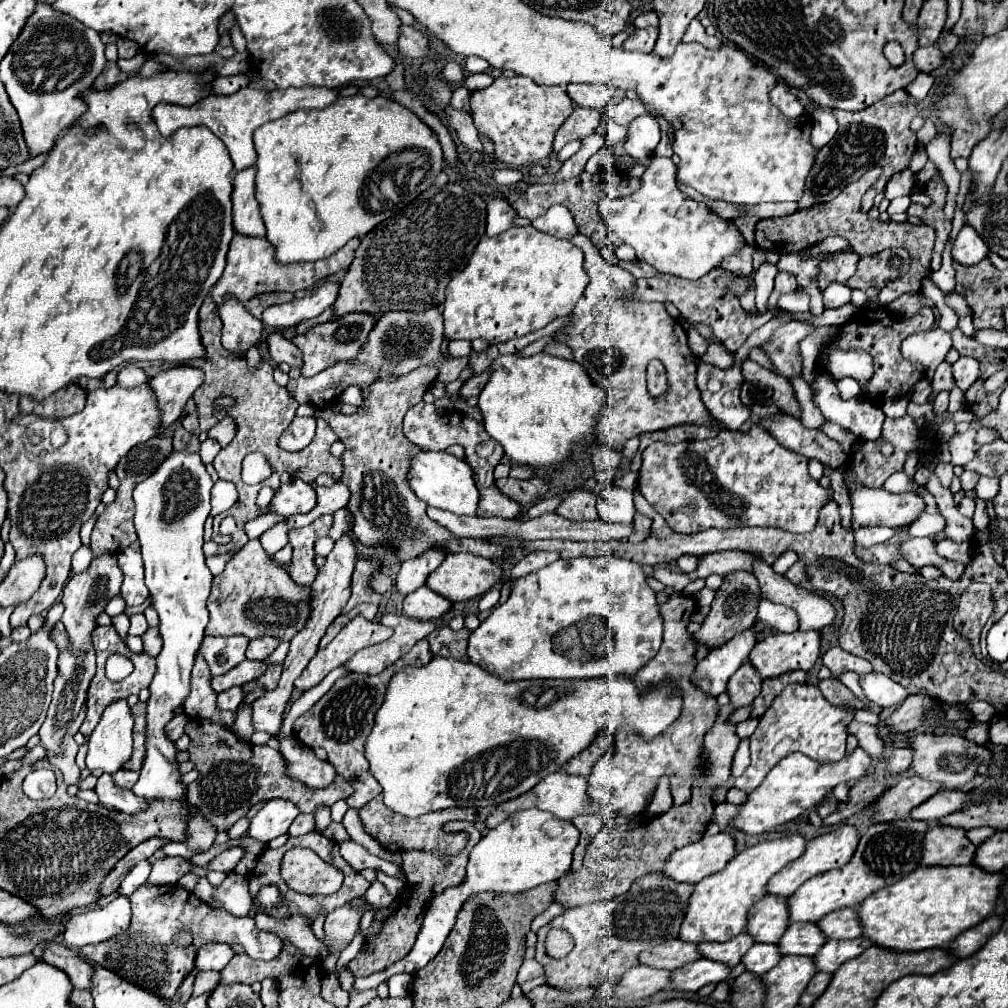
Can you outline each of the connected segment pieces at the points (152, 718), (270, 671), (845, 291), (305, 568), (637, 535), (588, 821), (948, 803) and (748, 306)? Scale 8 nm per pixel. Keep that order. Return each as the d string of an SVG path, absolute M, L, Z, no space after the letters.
M173 450L159 466L157 470L143 480L135 492L135 530L141 542L141 552L143 552L143 562L145 562L145 584L153 596L153 608L159 614L159 632L163 638L163 650L157 656L157 674L149 686L151 690L151 700L147 702L147 754L143 760L141 776L131 788L135 796L141 798L157 798L157 800L185 800L185 784L179 782L179 772L175 764L175 744L167 740L165 736L165 724L173 718L173 710L183 704L189 692L189 678L191 678L191 668L195 662L195 654L201 646L205 626L209 622L209 612L207 612L207 594L211 592L211 572L205 564L203 556L203 524L211 512L209 496L211 496L213 480L205 470L205 464L201 462L197 452L187 452L187 450Z
M271 664L265 672L263 672L263 676L259 678L259 680L255 680L253 684L247 684L247 686L243 686L243 690L245 690L245 694L247 692L251 692L253 688L257 688L257 686L265 686L265 690L271 690L271 688L275 688L275 684L277 684L277 680L279 680L279 674L281 674L281 666L277 666L277 664Z
M833 282L823 290L823 302L825 308L841 308L843 304L851 302L851 290L845 284Z
M321 516L315 522L311 522L305 528L294 529L289 532L289 544L293 546L293 558L291 558L291 568L289 576L303 586L309 586L315 576L317 568L313 564L313 544L317 538L327 536L327 530L333 524L333 516Z
M637 512L637 514L635 514L635 520L633 520L633 524L635 524L635 532L633 532L631 540L633 540L633 542L641 542L641 540L645 538L645 534L651 530L651 524L653 524L653 520L651 520L649 516L645 516L645 514Z
M591 814L591 816L577 816L571 820L571 824L579 830L579 838L581 838L581 850L585 852L591 836L595 836L595 832L599 832L599 828L603 828L601 816L599 814Z
M941 792L941 794L931 796L931 800L923 802L919 808L915 808L915 812L911 816L915 820L933 822L933 820L939 820L939 818L955 812L955 808L959 808L959 804L963 804L963 800L971 800L971 794Z
M751 282L751 288L741 296L741 308L747 314L757 314L757 310L755 310L755 284L753 282Z

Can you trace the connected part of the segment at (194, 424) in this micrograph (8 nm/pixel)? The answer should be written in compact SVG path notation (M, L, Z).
M193 398L185 404L183 414L179 416L179 422L183 424L183 428L191 434L199 434L199 418L197 418L197 406L193 402Z

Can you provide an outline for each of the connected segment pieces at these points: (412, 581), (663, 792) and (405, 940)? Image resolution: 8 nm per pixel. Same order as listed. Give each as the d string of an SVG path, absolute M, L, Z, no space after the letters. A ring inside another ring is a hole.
M427 552L415 560L407 560L401 564L401 570L397 574L397 582L395 582L395 590L401 596L407 596L411 592L415 592L417 588L425 586L425 580L429 576L429 572L433 572L441 562L445 560L445 552Z
M663 776L657 784L657 790L655 790L655 800L653 804L649 804L649 814L655 816L655 814L663 814L663 810L669 810L673 806L673 798L671 798L671 790L669 790L669 780L667 776Z
M467 821L448 822L443 826L443 830L448 833L467 832L469 834L467 846L463 848L463 852L459 852L459 856L453 856L453 858L445 856L445 854L439 854L439 852L427 852L427 850L423 850L423 852L421 850L407 850L407 852L401 854L403 856L403 868L405 868L407 884L405 884L399 900L405 900L405 902L399 902L395 912L383 922L383 932L377 936L379 944L373 944L373 952L371 954L359 954L351 962L349 972L353 972L355 977L369 976L373 972L380 972L405 957L409 950L413 948L413 944L415 944L417 932L419 932L423 916L425 916L425 904L429 900L433 900L435 896L439 896L445 888L458 885L465 879L469 854L475 844L482 838L482 835L474 827L474 823Z

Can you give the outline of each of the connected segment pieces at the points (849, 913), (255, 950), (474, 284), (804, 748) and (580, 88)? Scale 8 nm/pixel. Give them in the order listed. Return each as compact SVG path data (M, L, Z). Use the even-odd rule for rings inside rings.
M841 908L839 912L829 912L819 920L819 930L827 940L853 940L861 936L857 910L855 908Z
M143 884L129 896L129 902L133 912L129 928L123 934L93 946L93 962L163 1000L173 1000L177 996L183 978L193 970L195 948L199 948L199 944L235 942L241 944L251 958L259 960L273 960L281 950L281 938L275 932L259 930L253 918L237 918L225 910L215 910L177 884ZM181 930L187 930L193 936L189 946L175 944L175 934Z
M533 226L509 228L495 238L483 236L475 252L471 254L465 270L459 272L447 286L447 300L443 310L445 336L449 336L451 340L483 338L489 344L525 336L547 326L555 318L571 314L587 284L589 276L583 268L583 252L569 240L557 240L545 232L535 230Z
M789 684L773 700L767 712L759 718L759 726L751 736L751 764L735 780L735 788L743 792L755 790L769 770L783 758L793 752L801 752L819 764L831 764L845 756L847 742L847 724L853 720L853 710L831 706L819 692L817 686L809 684Z
M569 84L567 86L567 96L575 106L581 108L593 108L593 110L603 110L607 102L611 100L615 88L611 86L599 86L599 84Z

